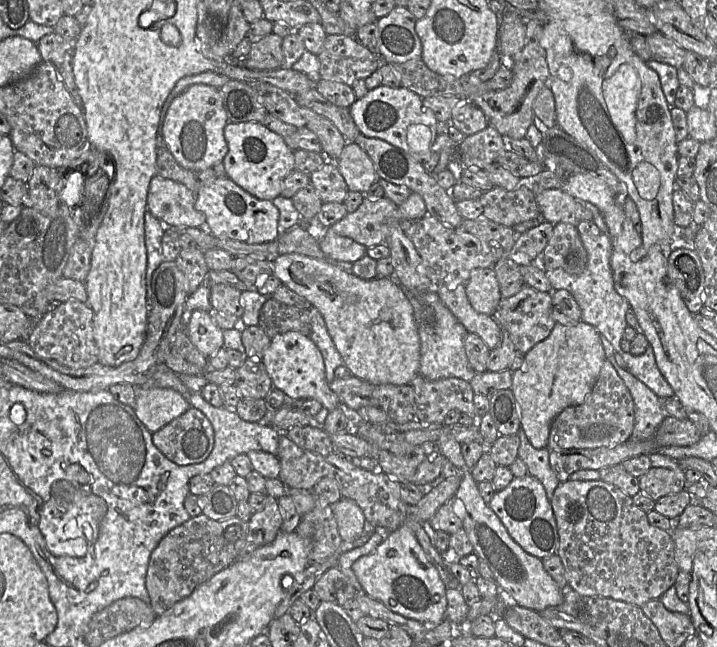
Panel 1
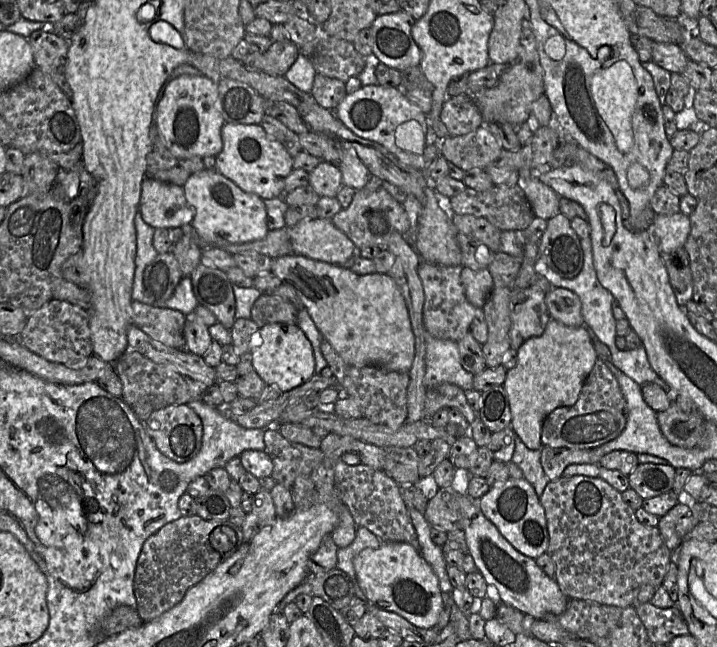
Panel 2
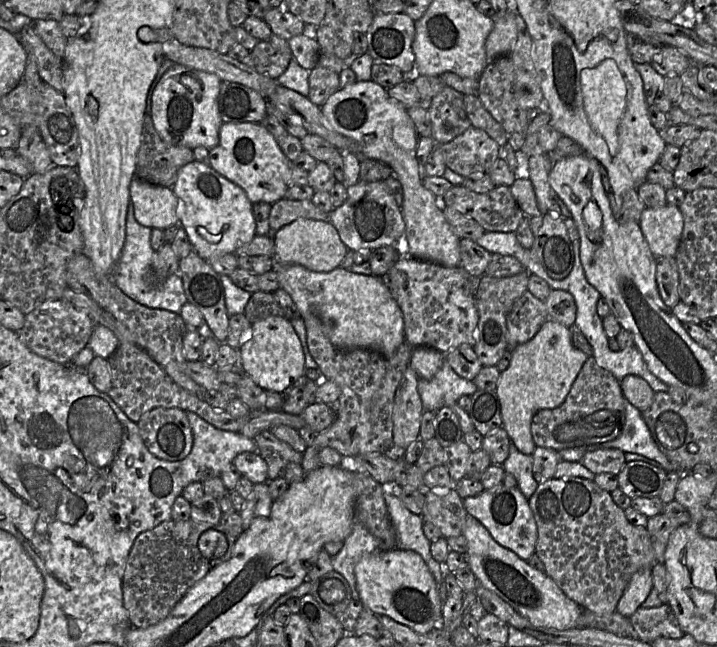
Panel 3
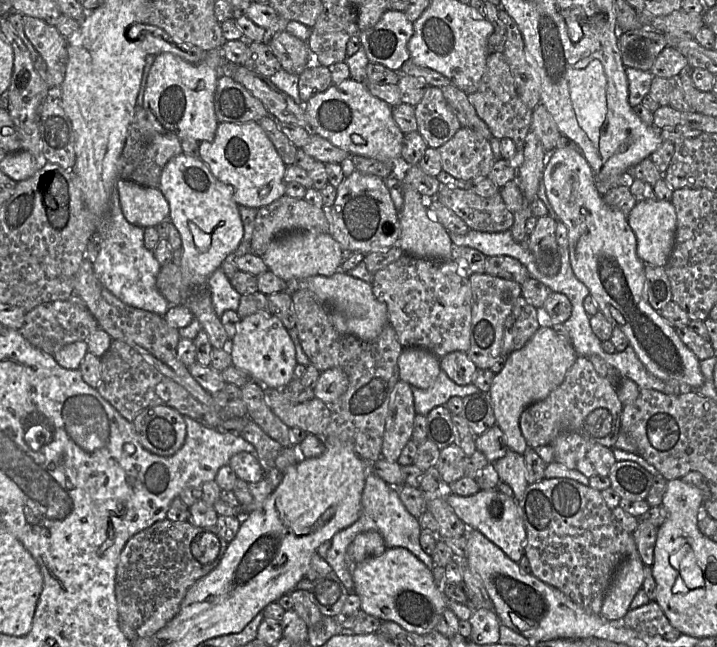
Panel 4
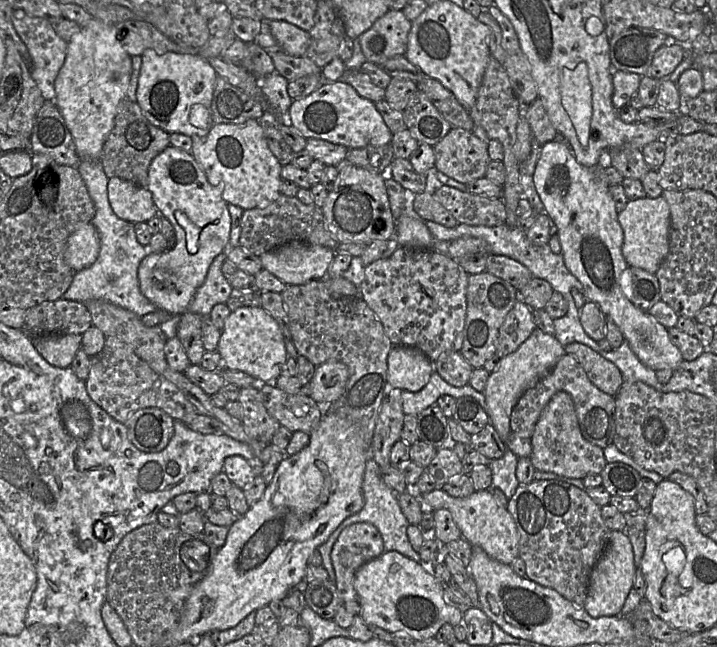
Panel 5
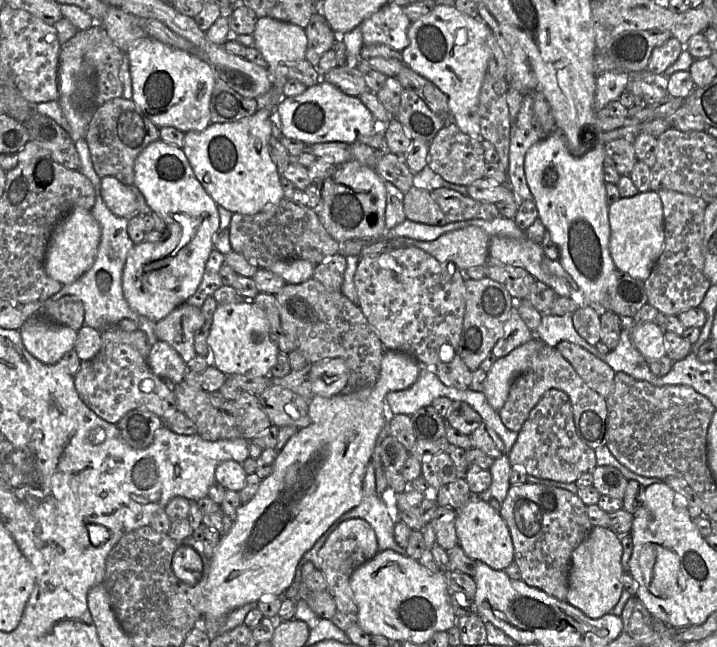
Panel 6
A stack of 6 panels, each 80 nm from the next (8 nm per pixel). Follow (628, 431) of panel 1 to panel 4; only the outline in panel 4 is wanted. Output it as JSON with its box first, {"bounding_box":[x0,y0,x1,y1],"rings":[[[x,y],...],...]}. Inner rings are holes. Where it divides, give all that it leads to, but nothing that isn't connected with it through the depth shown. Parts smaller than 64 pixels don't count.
{"bounding_box":[519,356,624,448],"rings":[[[579,356],[557,388],[522,412],[519,420],[521,432],[532,447],[550,445],[562,432],[573,432],[591,442],[614,448],[621,431],[624,407],[617,390],[614,383],[596,372],[586,357]]]}

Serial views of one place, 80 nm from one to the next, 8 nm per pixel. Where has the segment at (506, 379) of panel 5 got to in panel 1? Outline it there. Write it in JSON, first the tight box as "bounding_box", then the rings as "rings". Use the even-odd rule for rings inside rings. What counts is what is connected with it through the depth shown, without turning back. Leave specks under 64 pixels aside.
{"bounding_box":[510,320,606,448],"rings":[[[582,320],[576,325],[556,323],[550,335],[524,355],[521,367],[512,372],[510,390],[520,408],[521,429],[534,448],[547,448],[551,424],[559,413],[567,407],[584,403],[595,385],[605,360],[606,354],[601,343],[601,334],[592,325]]]}

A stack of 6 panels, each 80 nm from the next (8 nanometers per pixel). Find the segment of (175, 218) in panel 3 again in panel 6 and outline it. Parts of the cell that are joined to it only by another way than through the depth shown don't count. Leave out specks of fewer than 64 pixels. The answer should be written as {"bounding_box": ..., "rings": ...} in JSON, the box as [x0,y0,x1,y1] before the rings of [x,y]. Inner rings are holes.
{"bounding_box":[101,177,138,218],"rings":[[[114,177],[101,179],[101,197],[109,210],[121,218],[133,218],[138,214],[135,186],[127,186]]]}

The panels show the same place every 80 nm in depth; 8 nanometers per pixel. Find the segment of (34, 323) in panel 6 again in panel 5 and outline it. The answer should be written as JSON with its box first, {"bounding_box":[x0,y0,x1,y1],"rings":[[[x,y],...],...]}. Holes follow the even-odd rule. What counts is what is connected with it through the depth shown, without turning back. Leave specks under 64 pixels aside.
{"bounding_box":[31,334,82,368],"rings":[[[48,334],[31,339],[35,349],[49,364],[70,368],[76,353],[81,349],[82,335]]]}

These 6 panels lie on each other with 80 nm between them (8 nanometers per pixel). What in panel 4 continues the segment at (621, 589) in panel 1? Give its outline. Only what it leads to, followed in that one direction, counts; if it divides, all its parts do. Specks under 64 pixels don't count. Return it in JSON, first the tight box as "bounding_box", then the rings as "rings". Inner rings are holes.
{"bounding_box":[516,478,637,615],"rings":[[[544,478],[529,484],[516,502],[527,535],[524,556],[529,561],[530,573],[560,590],[587,612],[600,615],[616,569],[630,553],[637,551],[632,533],[617,523],[600,491],[569,478]]]}

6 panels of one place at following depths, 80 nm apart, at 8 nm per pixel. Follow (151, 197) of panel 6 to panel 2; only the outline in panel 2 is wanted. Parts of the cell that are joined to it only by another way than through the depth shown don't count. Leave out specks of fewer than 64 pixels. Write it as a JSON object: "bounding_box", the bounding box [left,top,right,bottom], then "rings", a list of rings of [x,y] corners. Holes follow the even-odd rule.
{"bounding_box":[183,169,268,246],"rings":[[[204,169],[194,173],[183,188],[185,197],[194,210],[191,225],[205,243],[215,246],[241,244],[260,240],[268,234],[264,200],[243,191],[217,170]]]}

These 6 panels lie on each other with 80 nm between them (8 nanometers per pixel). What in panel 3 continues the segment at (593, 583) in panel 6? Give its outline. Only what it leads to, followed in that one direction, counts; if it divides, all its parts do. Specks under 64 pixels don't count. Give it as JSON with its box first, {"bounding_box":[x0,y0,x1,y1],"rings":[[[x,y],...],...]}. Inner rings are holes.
{"bounding_box":[616,569,653,617],"rings":[[[642,569],[631,577],[622,597],[620,598],[616,612],[625,617],[630,617],[642,606],[653,588],[651,569]]]}

